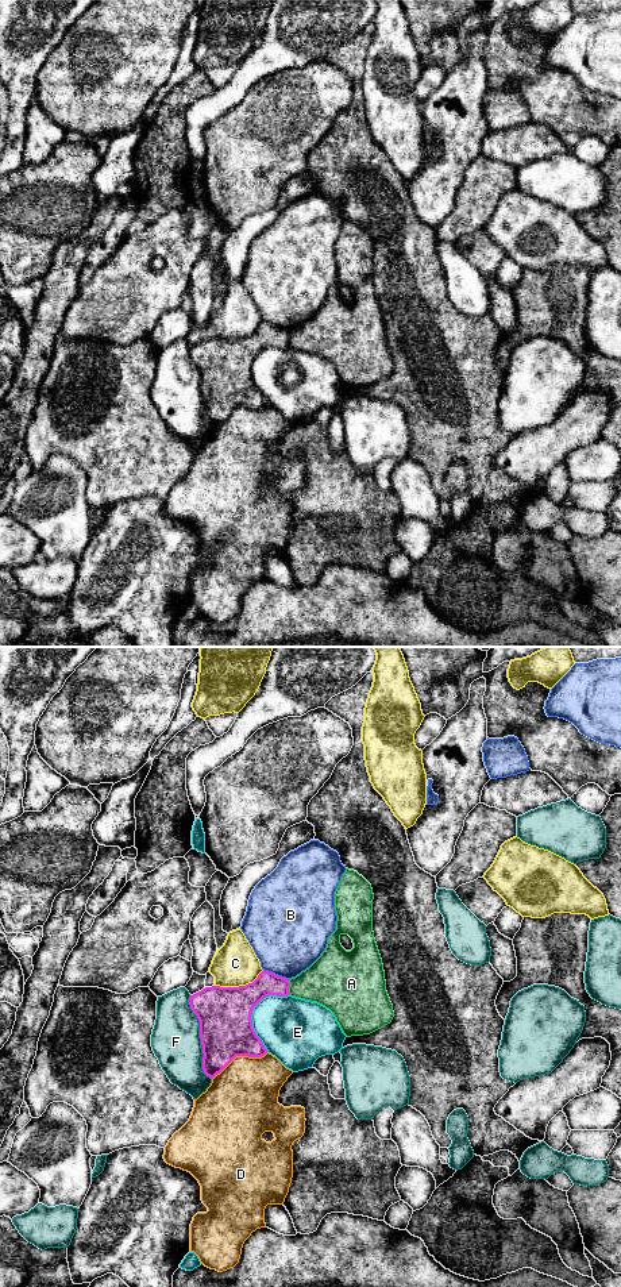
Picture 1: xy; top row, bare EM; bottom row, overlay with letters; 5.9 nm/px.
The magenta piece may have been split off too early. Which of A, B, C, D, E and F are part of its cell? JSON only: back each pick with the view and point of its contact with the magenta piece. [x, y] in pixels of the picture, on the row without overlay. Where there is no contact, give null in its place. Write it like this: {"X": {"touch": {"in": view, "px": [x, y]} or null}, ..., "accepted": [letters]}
{"accepted": []}

